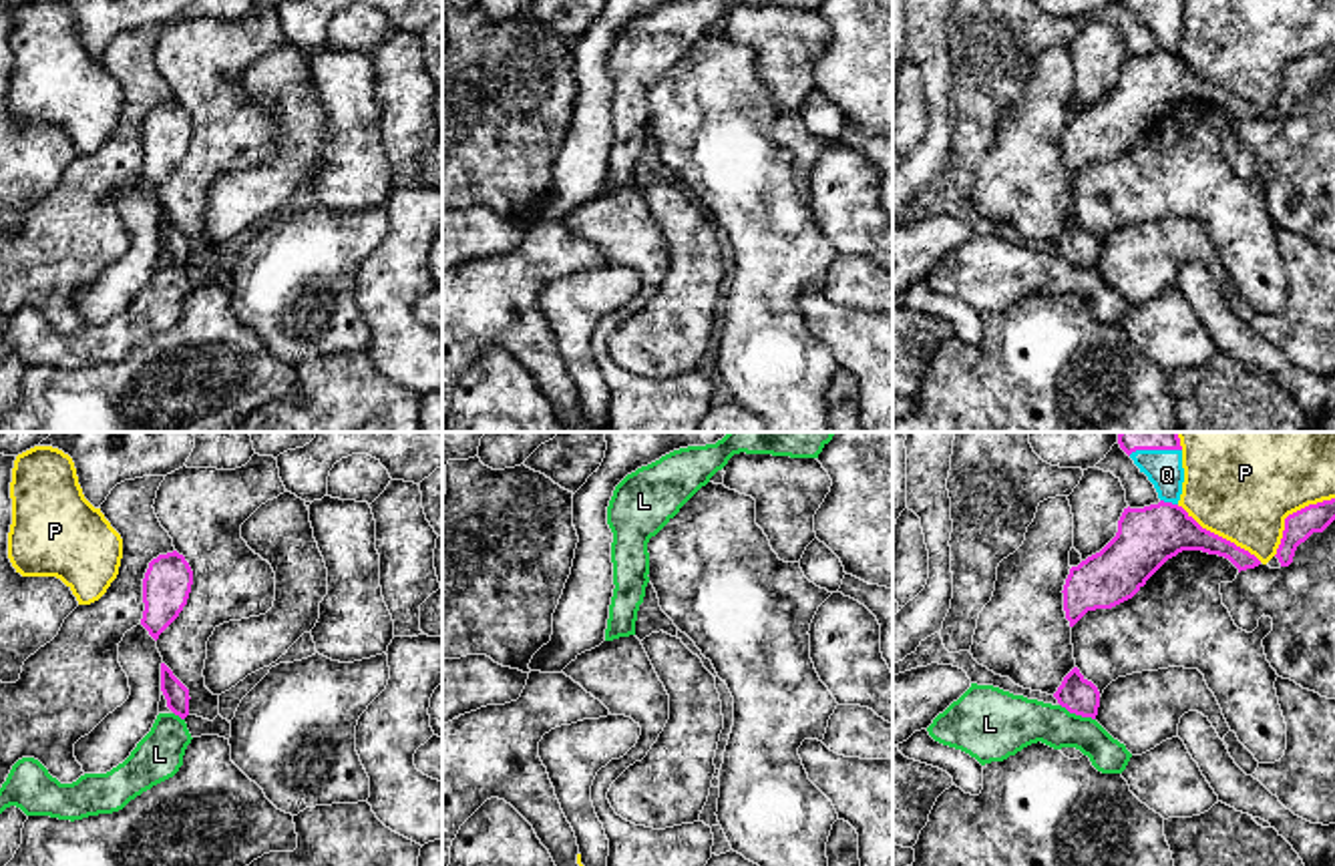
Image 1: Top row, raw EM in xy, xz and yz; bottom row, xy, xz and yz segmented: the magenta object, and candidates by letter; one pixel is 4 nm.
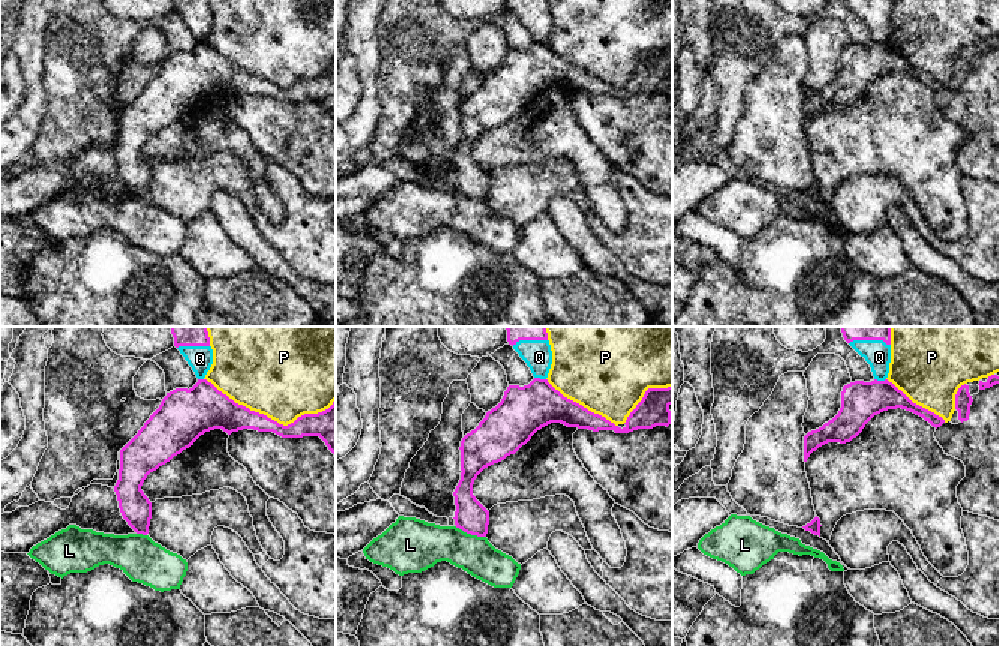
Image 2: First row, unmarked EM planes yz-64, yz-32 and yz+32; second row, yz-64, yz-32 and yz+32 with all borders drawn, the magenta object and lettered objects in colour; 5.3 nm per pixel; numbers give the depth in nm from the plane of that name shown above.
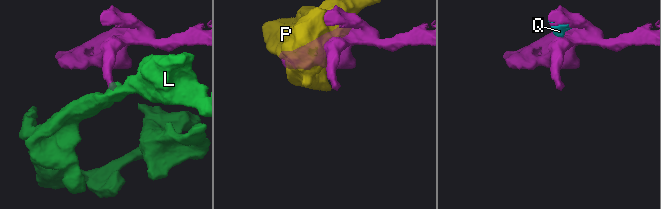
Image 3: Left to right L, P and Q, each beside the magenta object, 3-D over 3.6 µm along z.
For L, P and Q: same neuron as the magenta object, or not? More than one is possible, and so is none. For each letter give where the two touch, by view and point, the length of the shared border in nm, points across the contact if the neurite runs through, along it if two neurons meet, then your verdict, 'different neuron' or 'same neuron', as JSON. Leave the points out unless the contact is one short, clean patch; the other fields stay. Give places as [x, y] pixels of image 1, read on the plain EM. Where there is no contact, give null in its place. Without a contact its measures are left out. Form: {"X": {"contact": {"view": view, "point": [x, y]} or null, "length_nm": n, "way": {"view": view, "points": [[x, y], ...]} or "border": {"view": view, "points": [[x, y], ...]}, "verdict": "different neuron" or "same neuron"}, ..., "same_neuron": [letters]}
{"L": {"contact": {"view": "yz", "point": [1078, 264]}, "length_nm": 160, "border": {"view": "yz", "points": [[1060, 254], [1094, 270]]}, "verdict": "different neuron"}, "P": {"contact": {"view": "yz", "point": [1293, 63]}, "length_nm": 340, "verdict": "different neuron"}, "Q": {"contact": {"view": "yz", "point": [1169, 53]}, "length_nm": 80, "verdict": "same neuron"}, "same_neuron": ["Q"]}

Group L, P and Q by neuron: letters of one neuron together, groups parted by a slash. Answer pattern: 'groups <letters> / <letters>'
groups L / P / Q

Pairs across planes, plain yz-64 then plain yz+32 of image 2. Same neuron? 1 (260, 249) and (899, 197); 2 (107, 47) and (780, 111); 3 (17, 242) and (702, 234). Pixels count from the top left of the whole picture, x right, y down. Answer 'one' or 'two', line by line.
1: two
2: two
3: two

